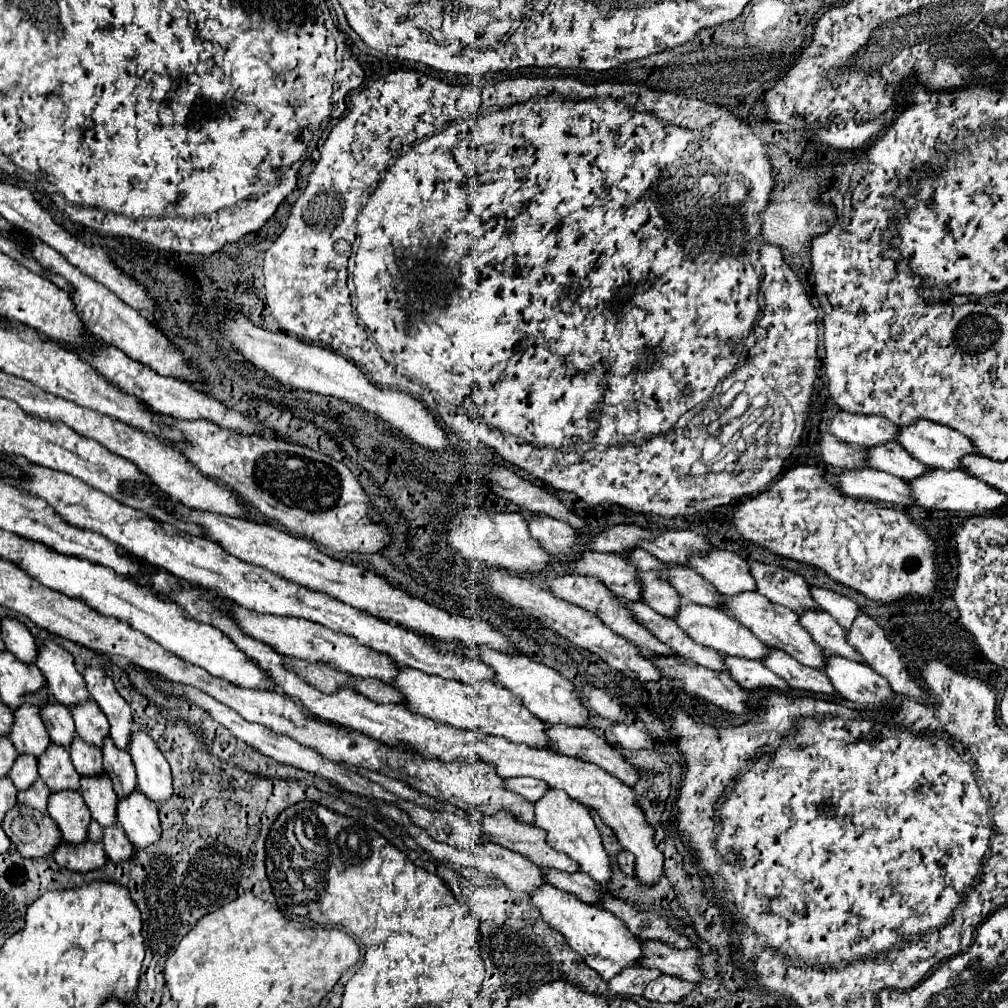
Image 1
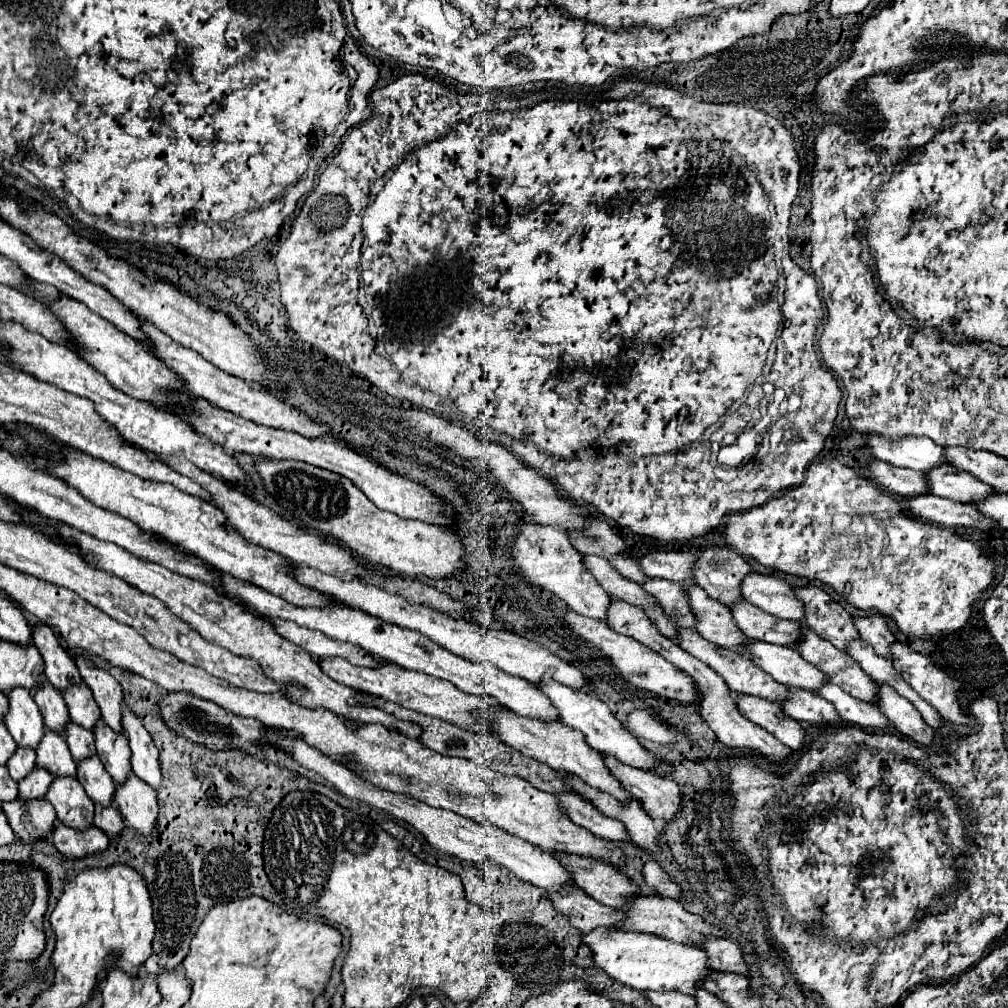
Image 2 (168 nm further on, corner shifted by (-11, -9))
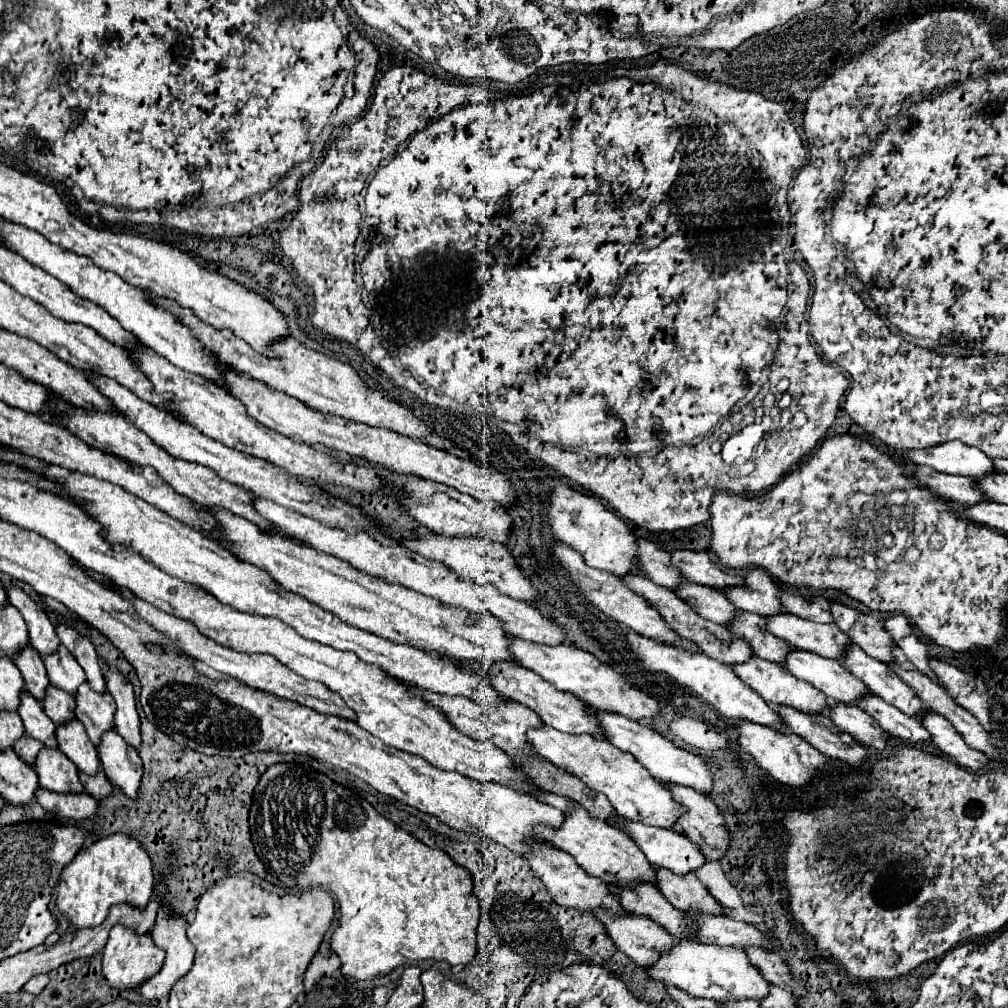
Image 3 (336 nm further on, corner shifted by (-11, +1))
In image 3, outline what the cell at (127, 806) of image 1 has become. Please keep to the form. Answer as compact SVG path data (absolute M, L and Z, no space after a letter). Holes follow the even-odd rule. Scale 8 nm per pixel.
M107 730L97 746L97 754L111 784L119 786L129 798L137 798L143 776L143 764L137 750L129 746L117 730Z

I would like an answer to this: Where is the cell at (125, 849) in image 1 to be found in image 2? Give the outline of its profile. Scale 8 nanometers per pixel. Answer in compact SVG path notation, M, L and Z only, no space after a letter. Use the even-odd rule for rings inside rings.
M95 804L95 822L93 822L97 828L101 828L103 832L107 832L109 838L115 838L115 836L121 836L125 824L123 824L123 818L119 814L119 810L115 806L101 806L101 804Z

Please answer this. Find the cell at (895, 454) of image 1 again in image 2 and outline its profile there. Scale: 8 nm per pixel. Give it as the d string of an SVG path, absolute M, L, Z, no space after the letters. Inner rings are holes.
M949 464L931 468L931 472L925 472L925 476L927 476L929 492L955 502L971 502L993 494L991 486L979 482L971 474L961 472Z

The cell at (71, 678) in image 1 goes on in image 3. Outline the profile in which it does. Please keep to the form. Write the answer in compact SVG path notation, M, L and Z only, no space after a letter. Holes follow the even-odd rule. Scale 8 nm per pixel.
M5 586L5 590L7 590L9 604L13 604L21 612L23 620L27 622L31 646L39 654L51 654L59 646L59 638L55 634L55 626L51 624L51 620L45 614L43 606L37 604L29 594L25 594L17 586Z

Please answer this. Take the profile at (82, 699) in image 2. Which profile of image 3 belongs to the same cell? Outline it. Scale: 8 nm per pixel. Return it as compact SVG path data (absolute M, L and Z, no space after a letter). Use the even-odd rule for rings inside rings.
M59 646L59 650L55 650L55 654L43 656L43 664L47 668L47 676L49 676L51 684L59 686L61 690L65 690L69 694L75 694L77 686L85 680L83 668L75 662L75 658L71 658L71 654L65 646Z

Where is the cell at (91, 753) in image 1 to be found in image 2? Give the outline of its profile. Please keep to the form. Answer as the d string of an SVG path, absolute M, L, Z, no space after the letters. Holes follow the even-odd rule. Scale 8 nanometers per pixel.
M67 724L67 746L73 754L73 760L79 762L79 760L85 760L87 756L97 756L95 752L95 736L91 736L89 730L85 728L79 728L77 724Z

